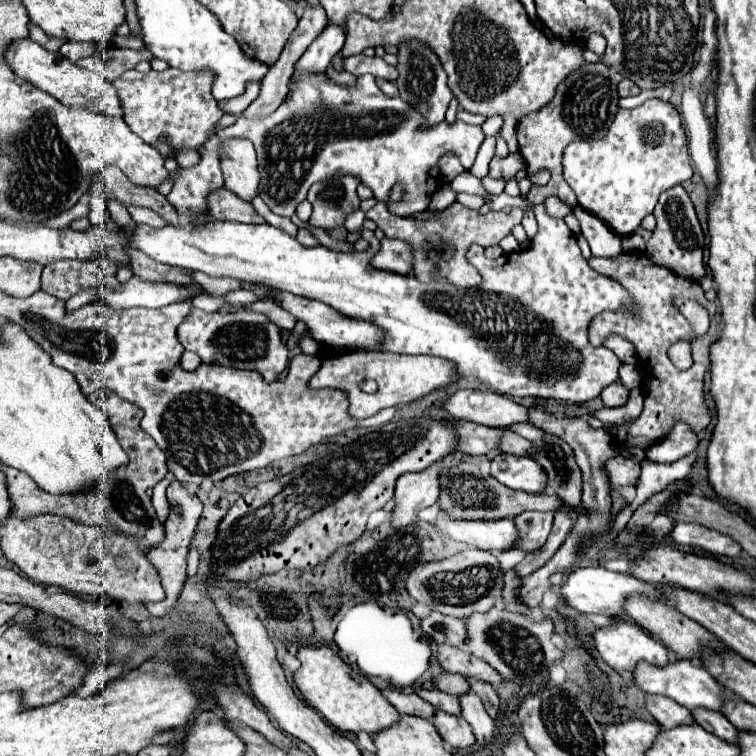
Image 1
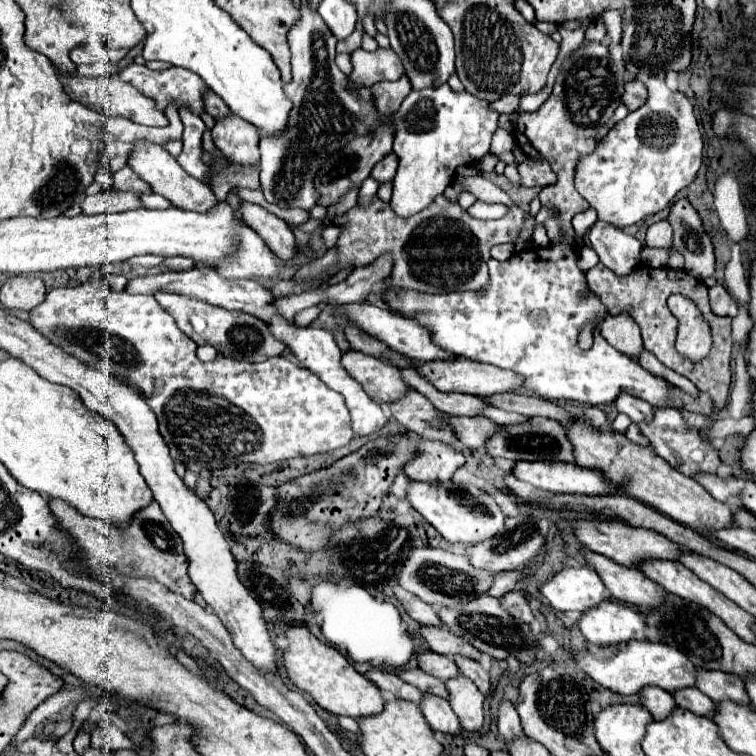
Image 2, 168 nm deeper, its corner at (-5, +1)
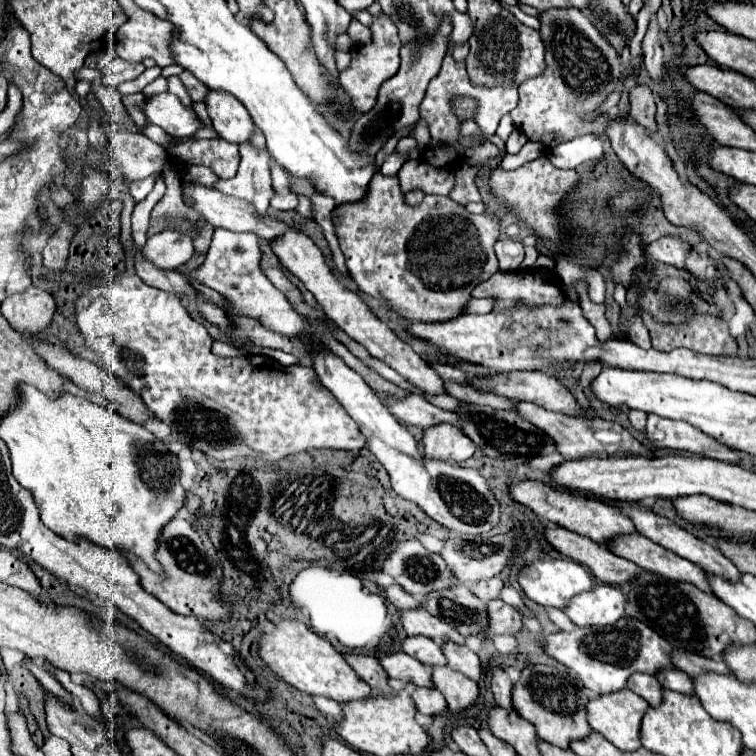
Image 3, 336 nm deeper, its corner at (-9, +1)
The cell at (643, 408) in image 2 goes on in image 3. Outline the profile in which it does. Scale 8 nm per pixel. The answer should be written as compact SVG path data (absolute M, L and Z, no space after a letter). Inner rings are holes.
M648 415L646 435L648 441L658 449L666 447L674 451L690 451L694 455L704 455L726 463L740 461L736 449L728 445L720 445L720 441L708 437L706 433L700 433L700 429L688 425L686 421L672 421L672 419L662 419L658 415Z

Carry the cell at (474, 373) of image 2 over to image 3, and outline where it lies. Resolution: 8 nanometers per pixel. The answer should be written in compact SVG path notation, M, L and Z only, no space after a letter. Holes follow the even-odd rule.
M512 371L512 373L494 375L494 377L476 377L472 381L472 385L480 391L492 391L492 393L504 395L512 401L536 403L548 411L556 411L556 413L564 413L564 415L572 415L572 417L574 415L588 415L588 411L578 405L578 401L570 393L570 389L564 389L564 385L560 385L560 381L556 381L556 377L548 375L546 371Z

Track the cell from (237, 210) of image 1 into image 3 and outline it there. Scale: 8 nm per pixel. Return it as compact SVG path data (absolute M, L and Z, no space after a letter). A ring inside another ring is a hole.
M290 229L284 237L280 237L278 241L272 241L270 243L274 253L278 255L280 263L290 269L304 285L308 291L314 293L318 305L322 307L322 311L346 333L350 335L356 343L360 343L362 347L368 349L368 353L380 361L384 361L386 365L390 365L394 371L398 371L406 381L410 381L412 385L420 387L422 391L426 393L432 393L432 395L442 395L446 393L444 387L442 387L442 379L438 377L438 373L420 357L414 353L414 349L404 341L400 339L386 323L382 323L372 311L370 307L364 303L364 299L356 293L356 291L350 291L346 289L338 277L334 275L334 271L330 269L330 265L326 263L322 251L314 245L314 241L310 237L306 237L304 233L300 231L294 231Z

